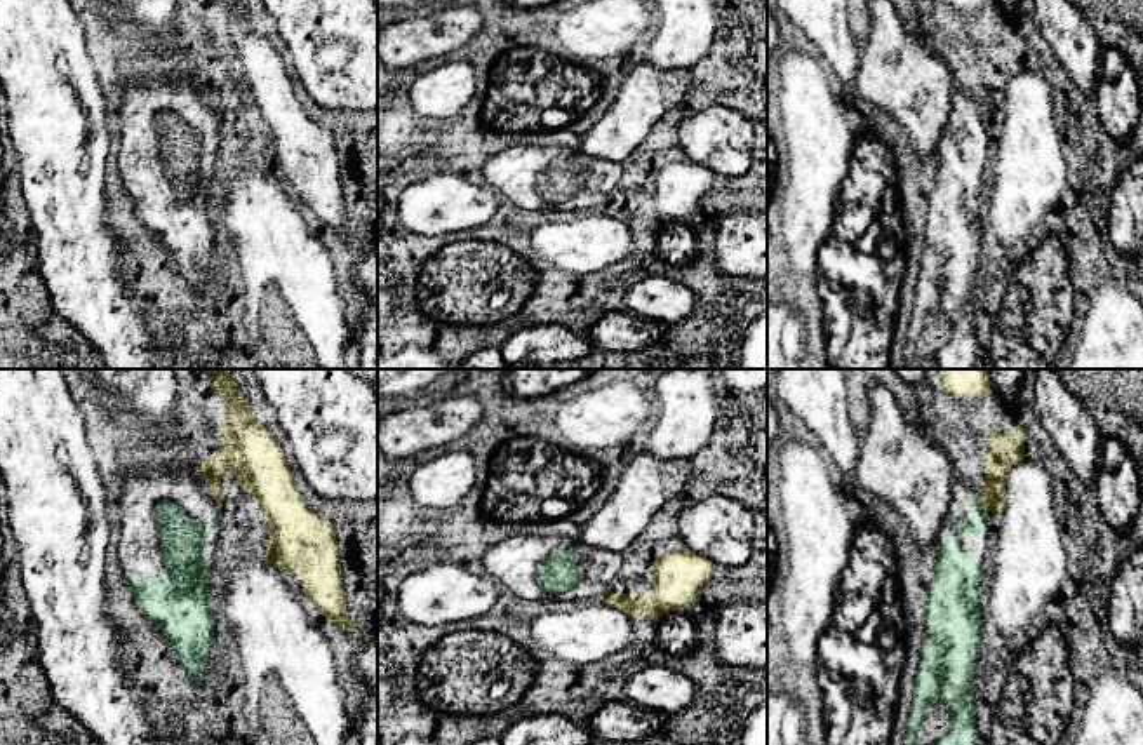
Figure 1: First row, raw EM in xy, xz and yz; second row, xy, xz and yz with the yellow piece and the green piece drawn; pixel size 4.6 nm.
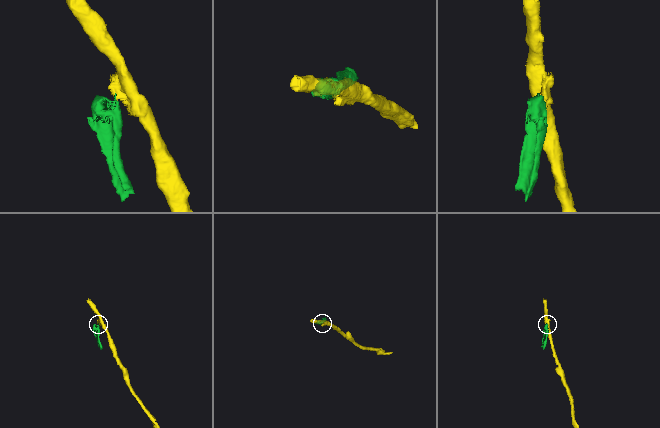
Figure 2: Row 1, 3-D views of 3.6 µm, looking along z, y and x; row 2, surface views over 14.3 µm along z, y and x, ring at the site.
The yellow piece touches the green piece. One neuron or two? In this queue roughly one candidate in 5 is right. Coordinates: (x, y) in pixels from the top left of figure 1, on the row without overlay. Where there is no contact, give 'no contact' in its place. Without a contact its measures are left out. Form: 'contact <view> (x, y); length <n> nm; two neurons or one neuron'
contact yz (983, 117); length 50 nm; two neurons

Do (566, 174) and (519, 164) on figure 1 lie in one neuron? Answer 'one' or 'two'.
one

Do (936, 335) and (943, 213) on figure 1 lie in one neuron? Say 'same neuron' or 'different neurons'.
same neuron

